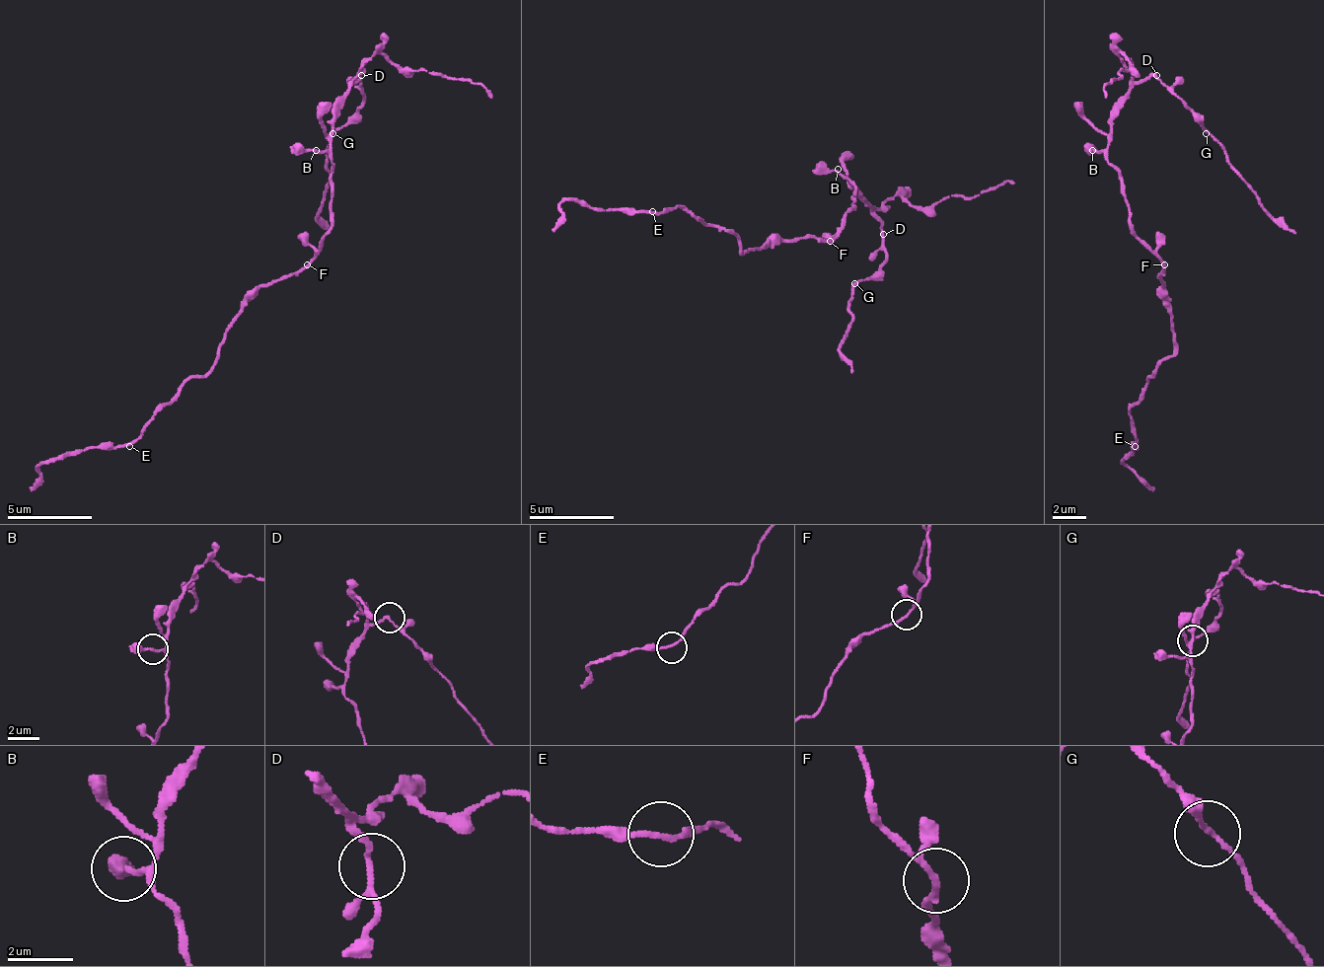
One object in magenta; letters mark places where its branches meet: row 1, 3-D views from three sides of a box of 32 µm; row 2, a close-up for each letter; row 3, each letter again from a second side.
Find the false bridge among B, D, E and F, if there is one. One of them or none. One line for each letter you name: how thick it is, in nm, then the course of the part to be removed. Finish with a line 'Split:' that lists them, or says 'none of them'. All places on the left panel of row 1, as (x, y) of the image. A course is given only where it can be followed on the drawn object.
D: Thickness 150 nm. Course of the part to remove: (362, 74), (362, 108), (332, 137), (329, 192), (320, 209), (320, 222), (332, 230)
Split: D

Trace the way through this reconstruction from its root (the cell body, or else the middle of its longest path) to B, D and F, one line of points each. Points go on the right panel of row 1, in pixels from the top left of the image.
B: (1151, 252), (1135, 235), (1122, 176), (1092, 150)
D: (1151, 252), (1135, 235), (1122, 171), (1109, 158), (1109, 111), (1139, 82), (1155, 74)
F: (1151, 252), (1164, 264)

